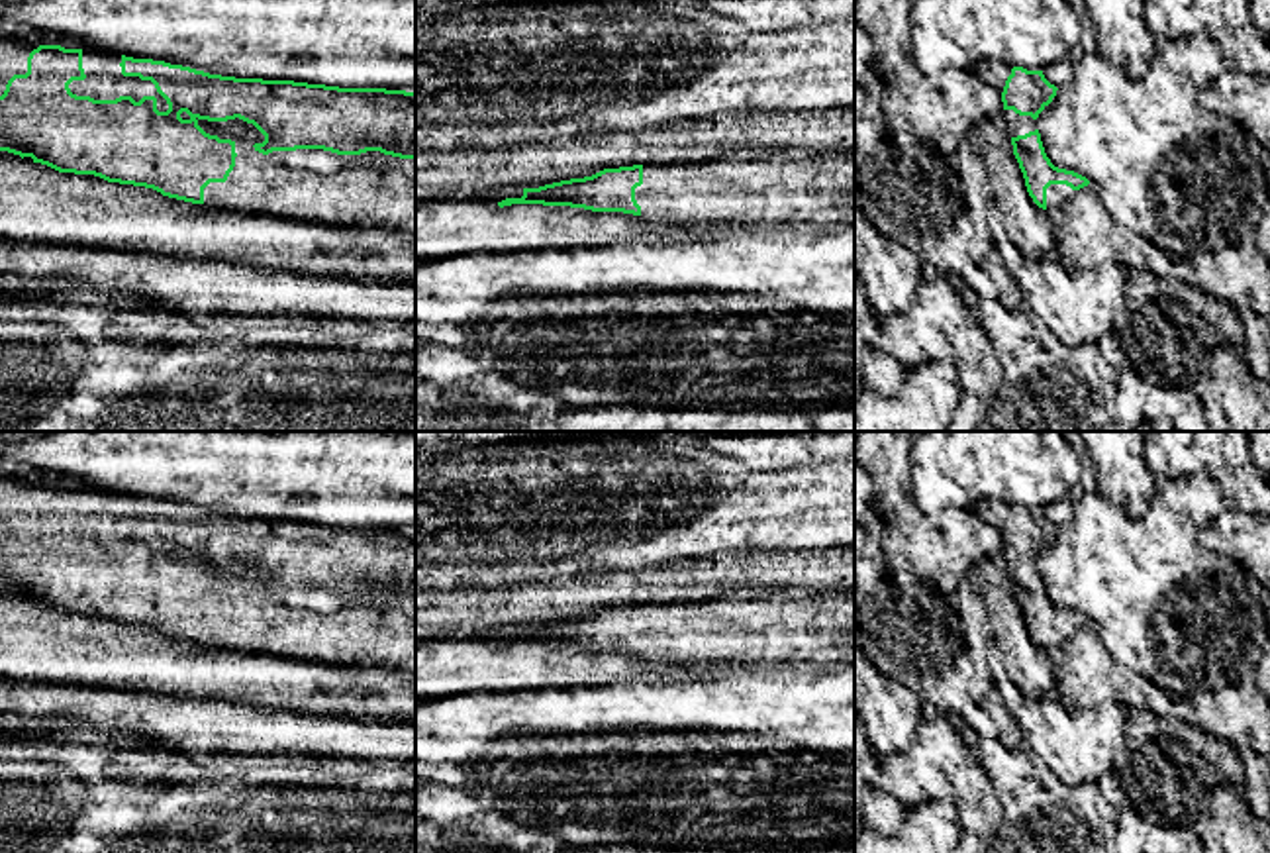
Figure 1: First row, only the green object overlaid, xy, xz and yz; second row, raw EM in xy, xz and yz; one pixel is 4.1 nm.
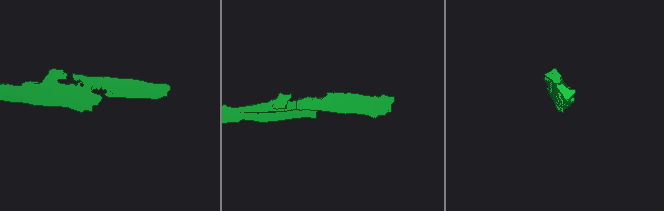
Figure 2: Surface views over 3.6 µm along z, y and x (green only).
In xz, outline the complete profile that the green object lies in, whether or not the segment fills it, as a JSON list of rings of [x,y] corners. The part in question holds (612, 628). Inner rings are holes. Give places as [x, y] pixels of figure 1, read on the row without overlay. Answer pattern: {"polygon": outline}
{"polygon": [[[784,594],[766,600],[717,598],[708,602],[633,604],[604,608],[592,616],[570,618],[539,627],[523,627],[521,637],[506,637],[500,647],[512,643],[570,645],[592,651],[623,651],[643,655],[655,663],[757,663],[757,661],[811,661],[831,665],[855,661],[855,594]]]}

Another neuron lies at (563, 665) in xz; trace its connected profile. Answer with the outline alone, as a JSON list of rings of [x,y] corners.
[[[523,627],[415,641],[415,702],[463,692],[596,686],[672,673],[698,675],[711,665],[655,663],[623,651],[570,645],[512,643]]]

